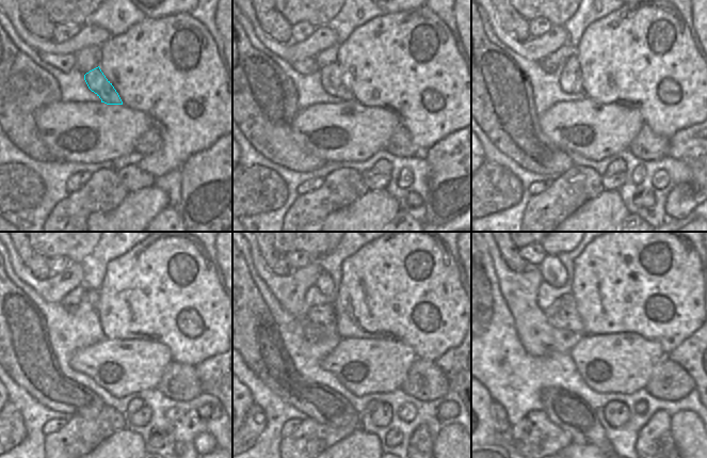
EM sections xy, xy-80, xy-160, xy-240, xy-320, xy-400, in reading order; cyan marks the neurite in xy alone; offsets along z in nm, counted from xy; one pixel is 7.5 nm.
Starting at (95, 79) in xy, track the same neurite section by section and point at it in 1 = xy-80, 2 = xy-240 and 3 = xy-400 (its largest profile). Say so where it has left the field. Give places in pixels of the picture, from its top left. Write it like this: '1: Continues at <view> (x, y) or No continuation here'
1: Continues at xy-80 (332, 78)
2: Continues at xy-240 (92, 296)
3: Continues at xy-400 (551, 269).

